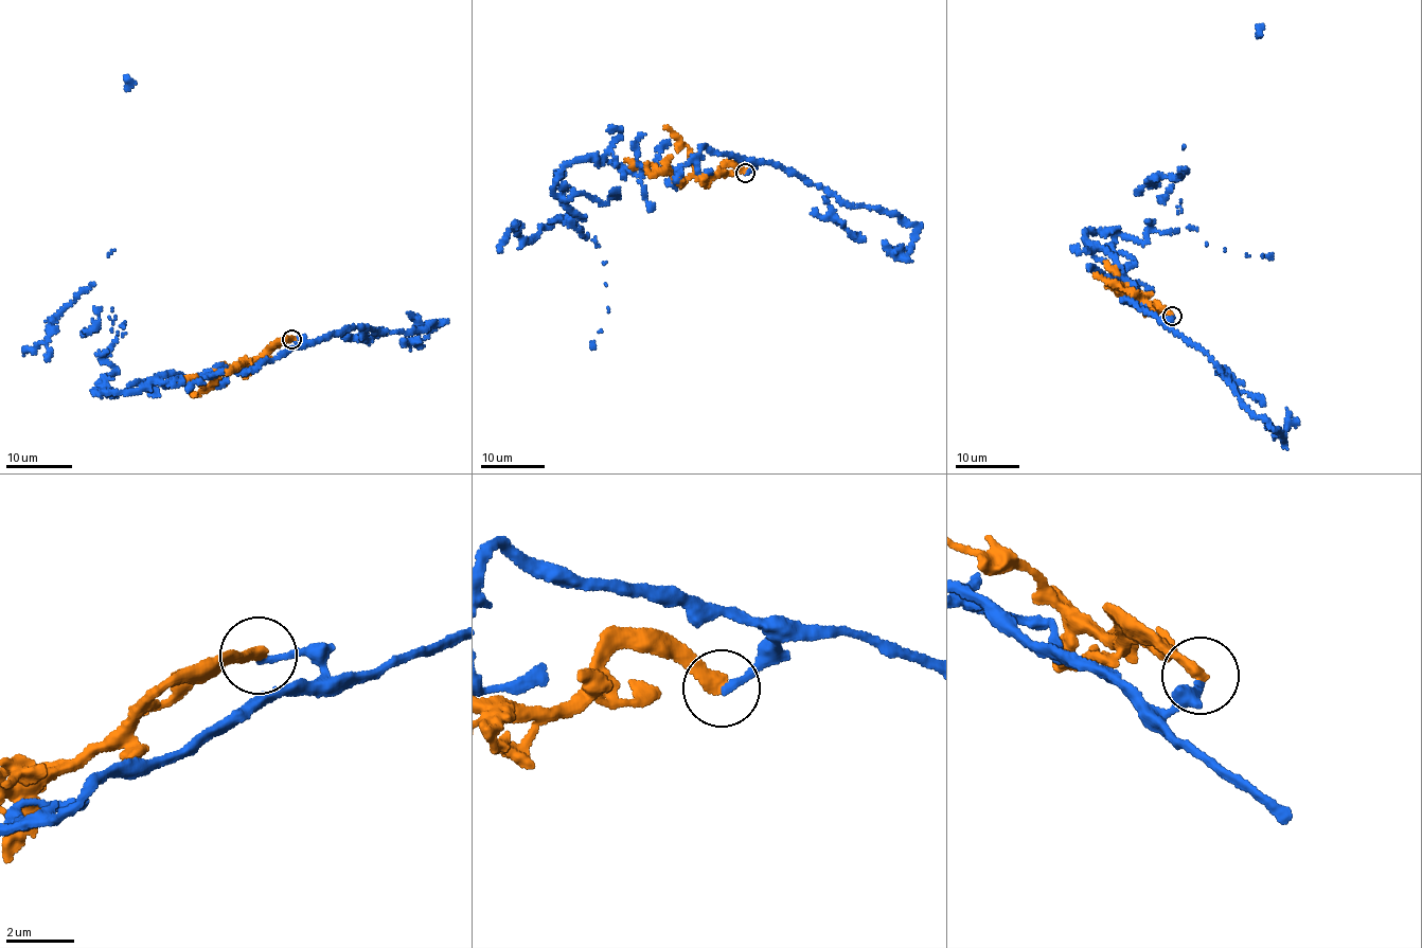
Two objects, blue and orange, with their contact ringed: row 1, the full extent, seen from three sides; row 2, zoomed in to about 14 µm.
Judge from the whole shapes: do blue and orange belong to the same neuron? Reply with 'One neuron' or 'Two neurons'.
Two neurons

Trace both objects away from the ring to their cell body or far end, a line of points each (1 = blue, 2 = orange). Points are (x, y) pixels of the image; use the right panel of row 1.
1: (1172, 316), (1123, 300), (1133, 287), (1084, 234), (1142, 240), (1186, 170), (1185, 146), (1260, 24)
2: (1172, 316), (1157, 304), (1155, 308), (1149, 304), (1142, 293), (1123, 293), (1117, 288), (1118, 275), (1105, 262)

